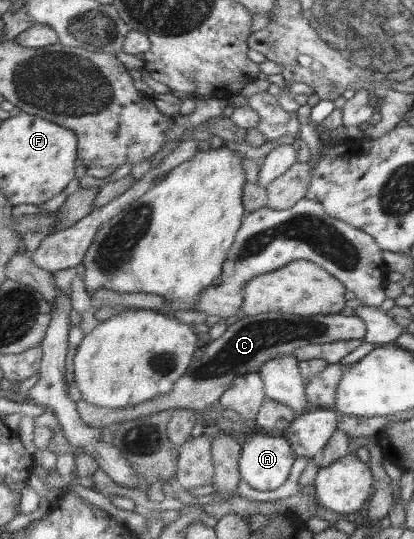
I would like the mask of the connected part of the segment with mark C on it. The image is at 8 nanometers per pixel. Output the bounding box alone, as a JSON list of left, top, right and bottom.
[76,311,366,430]

